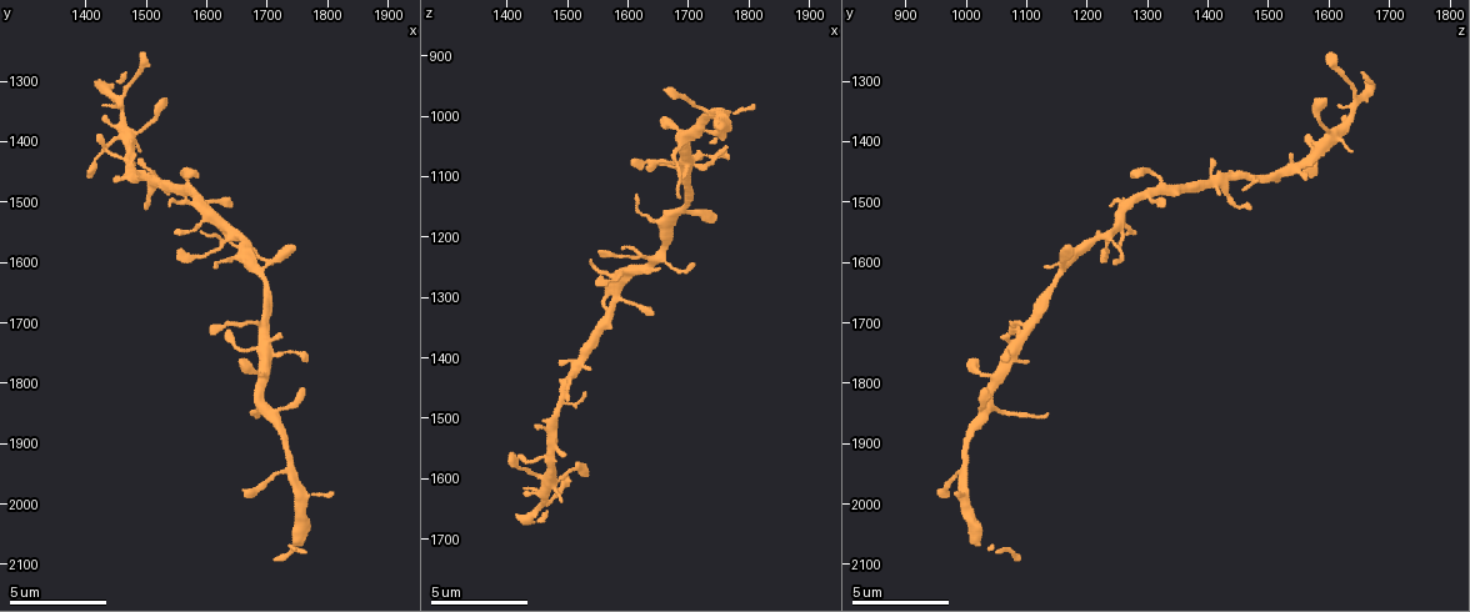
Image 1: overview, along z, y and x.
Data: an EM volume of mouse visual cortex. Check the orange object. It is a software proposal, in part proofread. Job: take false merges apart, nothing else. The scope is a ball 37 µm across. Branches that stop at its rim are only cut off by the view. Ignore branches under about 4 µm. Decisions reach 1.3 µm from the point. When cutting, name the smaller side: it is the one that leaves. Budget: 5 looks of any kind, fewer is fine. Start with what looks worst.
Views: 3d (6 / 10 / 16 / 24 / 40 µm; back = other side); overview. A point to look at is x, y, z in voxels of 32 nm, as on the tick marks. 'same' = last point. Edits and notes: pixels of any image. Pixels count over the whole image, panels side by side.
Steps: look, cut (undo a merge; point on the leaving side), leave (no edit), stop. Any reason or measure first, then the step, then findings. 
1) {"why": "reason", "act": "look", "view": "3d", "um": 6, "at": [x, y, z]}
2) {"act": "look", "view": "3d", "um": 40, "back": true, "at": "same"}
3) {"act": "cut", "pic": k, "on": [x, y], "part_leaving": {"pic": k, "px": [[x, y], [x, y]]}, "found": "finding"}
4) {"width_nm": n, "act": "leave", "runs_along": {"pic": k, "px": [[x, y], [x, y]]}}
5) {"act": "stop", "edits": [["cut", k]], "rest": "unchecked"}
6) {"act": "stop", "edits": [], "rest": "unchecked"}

{"why": "looks like a crossing", "act": "look", "view": "3d", "um": 16, "at": [1640, 1555, 1240]}

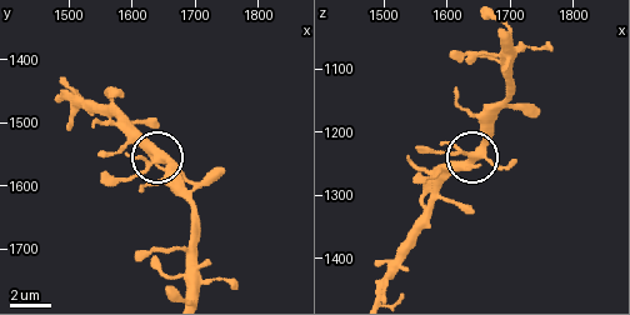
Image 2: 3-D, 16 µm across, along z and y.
{"act": "leave", "runs_along": {"pic": 2, "px": [[168, 165], [163, 160], [151, 161], [114, 185]]}, "found": "continuous, no second neuron"}

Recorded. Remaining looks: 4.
{"why": "side arm on a straight run", "act": "look", "view": "3d", "um": 10, "at": [1495, 1460, 1470]}

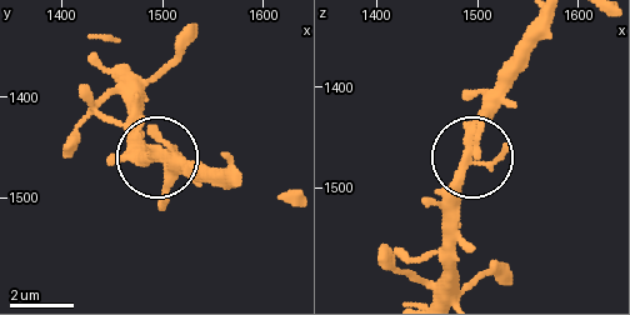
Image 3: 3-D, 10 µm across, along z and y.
{"arms": 3, "act": "leave", "found": "one neuron here"}

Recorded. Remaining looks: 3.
{"why": "three-way junction", "act": "look", "view": "3d", "um": 10, "at": [1715, 1875, 1020]}

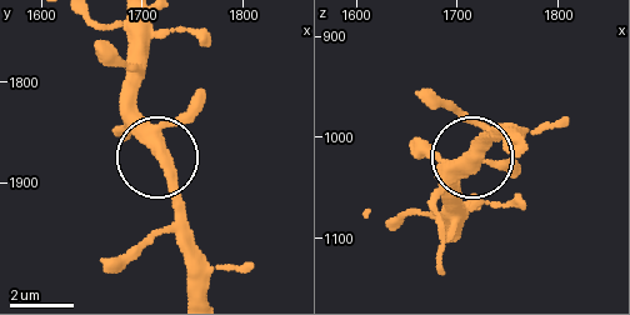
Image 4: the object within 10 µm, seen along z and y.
{"width_nm": 350, "act": "leave", "found": "continuous, no second neuron"}

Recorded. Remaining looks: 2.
{"act": "stop", "edits": [], "rest": "unchecked"}

